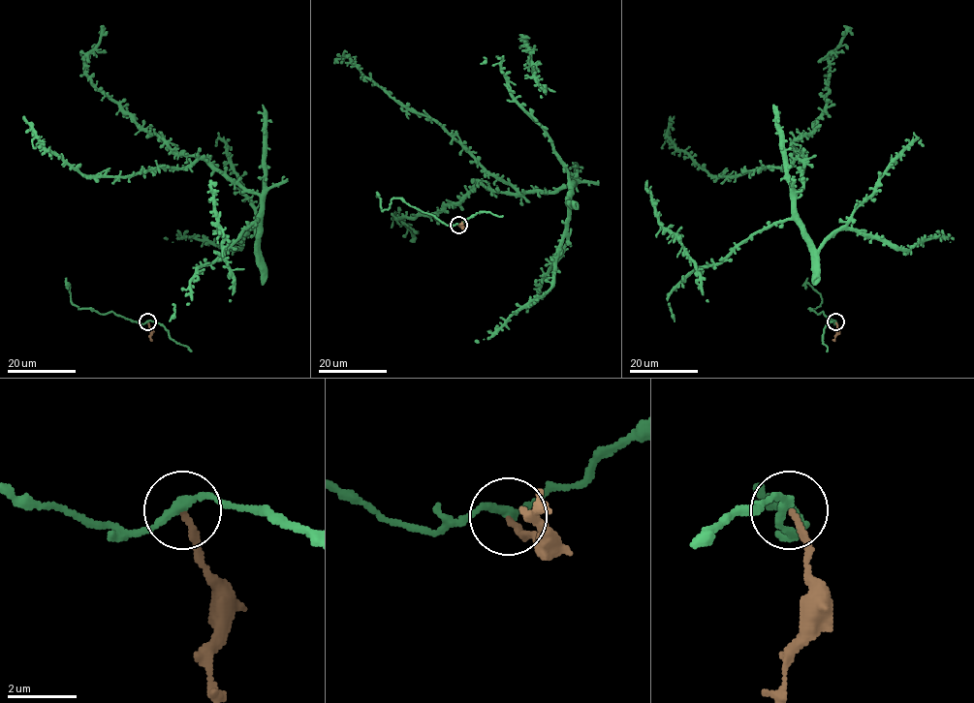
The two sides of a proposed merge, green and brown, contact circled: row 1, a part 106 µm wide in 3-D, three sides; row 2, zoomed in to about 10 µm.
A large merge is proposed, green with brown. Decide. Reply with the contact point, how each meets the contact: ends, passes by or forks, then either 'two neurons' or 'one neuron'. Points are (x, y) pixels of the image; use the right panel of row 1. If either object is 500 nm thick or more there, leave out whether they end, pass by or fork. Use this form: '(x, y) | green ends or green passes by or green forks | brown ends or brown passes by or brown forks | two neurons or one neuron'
(835, 321) | green passes by | brown ends | two neurons

